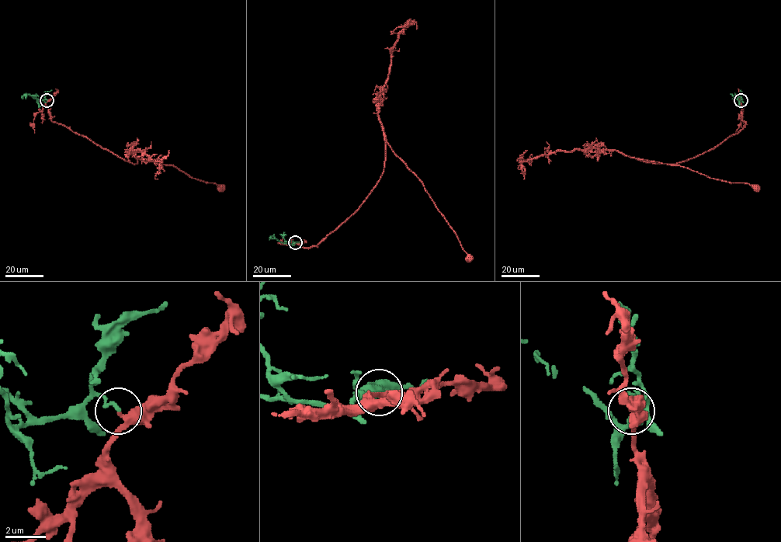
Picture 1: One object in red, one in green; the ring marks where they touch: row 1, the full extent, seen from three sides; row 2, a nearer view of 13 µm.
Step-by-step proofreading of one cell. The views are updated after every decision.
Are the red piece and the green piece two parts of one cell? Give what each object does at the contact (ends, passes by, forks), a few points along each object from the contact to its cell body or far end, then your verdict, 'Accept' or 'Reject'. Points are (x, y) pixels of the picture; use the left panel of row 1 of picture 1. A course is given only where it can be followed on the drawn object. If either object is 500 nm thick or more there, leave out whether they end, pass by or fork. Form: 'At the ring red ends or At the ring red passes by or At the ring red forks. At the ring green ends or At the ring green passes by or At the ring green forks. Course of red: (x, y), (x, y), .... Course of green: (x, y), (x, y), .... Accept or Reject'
At the ring red passes by. At the ring green ends. Course of red: (46, 100), (51, 119), (126, 161), (136, 164), (138, 158), (173, 165), (190, 177), (220, 187). Course of green: (46, 100), (39, 101), (29, 95), (23, 96), (26, 99). Reject

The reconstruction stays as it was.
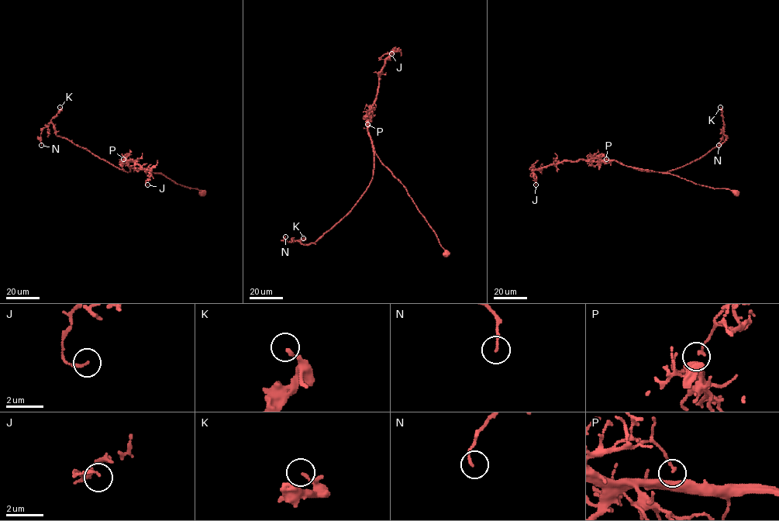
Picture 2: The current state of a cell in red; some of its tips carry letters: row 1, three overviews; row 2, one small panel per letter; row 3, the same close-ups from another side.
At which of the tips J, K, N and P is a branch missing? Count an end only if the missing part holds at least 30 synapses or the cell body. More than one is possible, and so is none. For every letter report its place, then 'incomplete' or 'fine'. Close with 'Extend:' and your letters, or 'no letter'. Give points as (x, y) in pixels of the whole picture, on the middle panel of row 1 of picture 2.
J: at (391, 53); fine
K: at (303, 238); fine
N: at (285, 236); fine
P: at (367, 124); fine
Extend: no letter

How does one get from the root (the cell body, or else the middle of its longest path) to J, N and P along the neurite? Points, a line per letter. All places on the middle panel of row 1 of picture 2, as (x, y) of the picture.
J: (446, 253), (405, 188), (380, 161), (367, 132), (367, 117), (377, 93), (379, 72), (391, 53)
N: (446, 253), (405, 188), (382, 163), (374, 151), (372, 180), (345, 216), (310, 244), (287, 241), (285, 236)
P: (446, 253), (405, 188), (377, 156), (367, 132), (369, 116), (367, 124)

